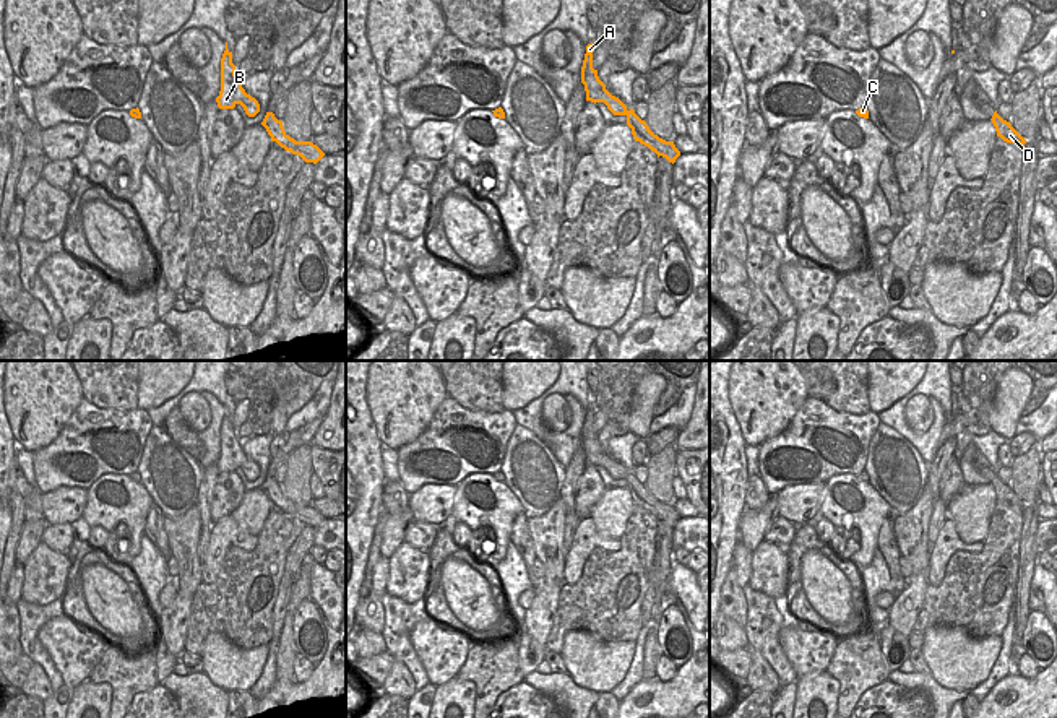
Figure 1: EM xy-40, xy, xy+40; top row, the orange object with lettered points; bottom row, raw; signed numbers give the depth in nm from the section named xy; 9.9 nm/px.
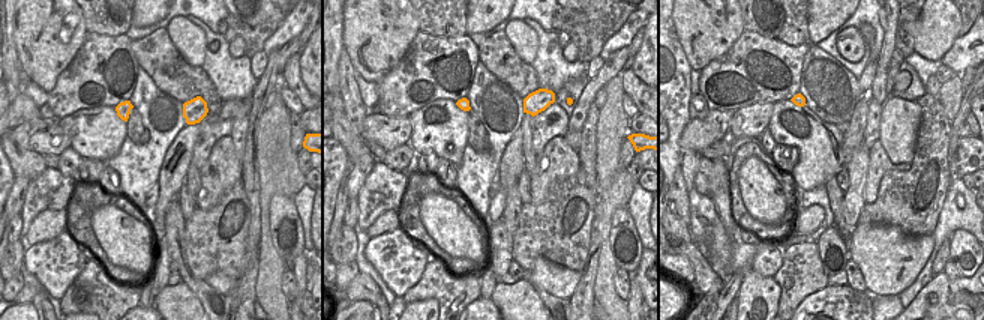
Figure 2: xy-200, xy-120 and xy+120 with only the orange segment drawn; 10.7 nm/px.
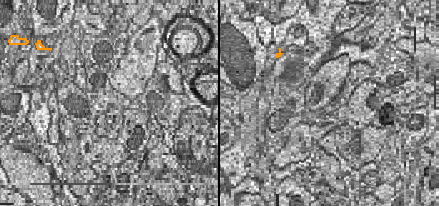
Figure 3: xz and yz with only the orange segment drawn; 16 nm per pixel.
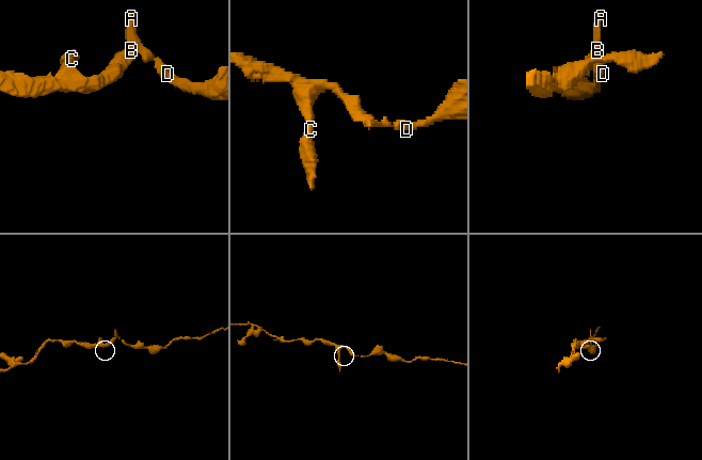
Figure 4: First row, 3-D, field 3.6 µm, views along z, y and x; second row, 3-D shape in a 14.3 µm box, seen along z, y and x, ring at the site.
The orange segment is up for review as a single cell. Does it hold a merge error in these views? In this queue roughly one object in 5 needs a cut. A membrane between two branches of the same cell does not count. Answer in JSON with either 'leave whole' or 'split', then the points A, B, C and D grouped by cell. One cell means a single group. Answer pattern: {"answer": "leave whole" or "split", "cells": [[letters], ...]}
{"answer": "leave whole", "cells": [["A", "B", "C", "D"]]}

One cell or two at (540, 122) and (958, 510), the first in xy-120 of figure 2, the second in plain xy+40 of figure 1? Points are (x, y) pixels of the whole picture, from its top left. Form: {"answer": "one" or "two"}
{"answer": "two"}

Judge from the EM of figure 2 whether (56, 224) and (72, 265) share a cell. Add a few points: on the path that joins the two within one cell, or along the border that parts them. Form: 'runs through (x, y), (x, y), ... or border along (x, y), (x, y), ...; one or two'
border along (65, 230), (30, 247); two

